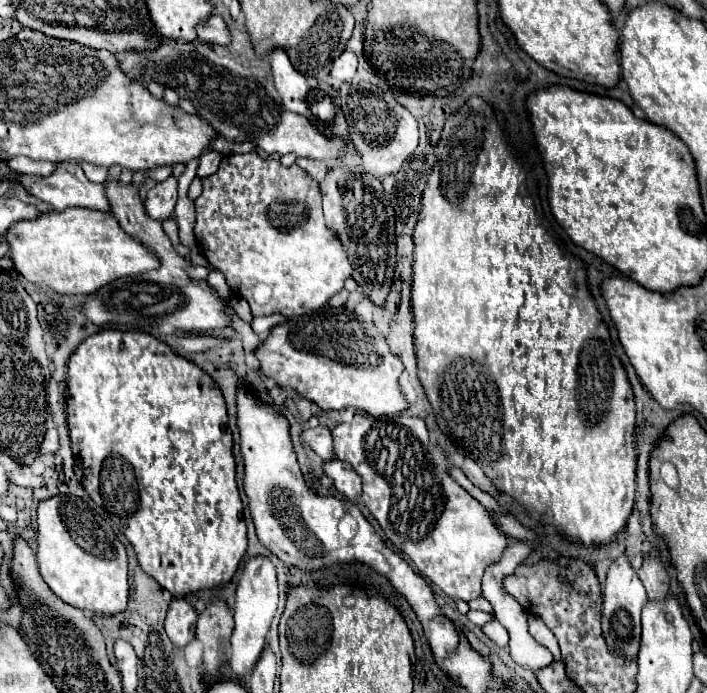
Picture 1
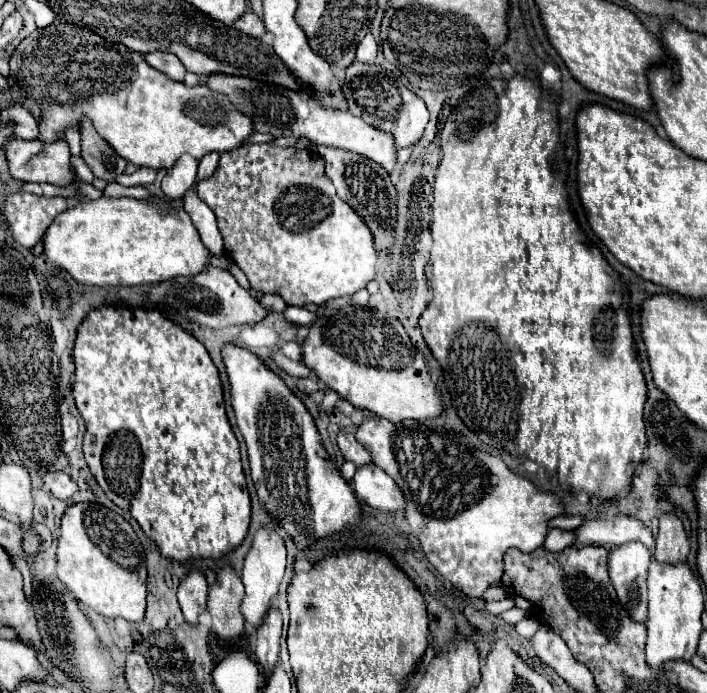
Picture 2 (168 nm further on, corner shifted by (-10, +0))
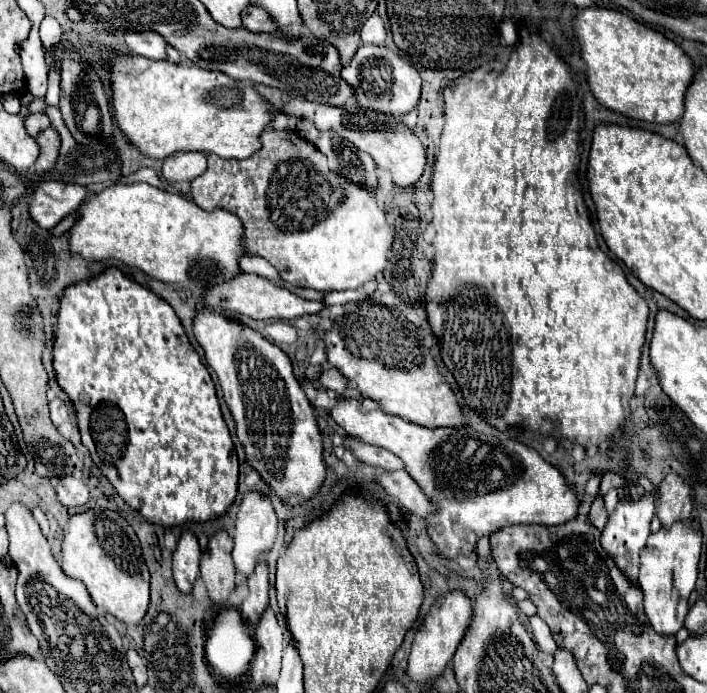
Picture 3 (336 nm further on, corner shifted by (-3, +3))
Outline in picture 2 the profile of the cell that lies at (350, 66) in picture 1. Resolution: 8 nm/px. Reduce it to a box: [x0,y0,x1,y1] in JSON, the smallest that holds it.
[356,34,376,64]

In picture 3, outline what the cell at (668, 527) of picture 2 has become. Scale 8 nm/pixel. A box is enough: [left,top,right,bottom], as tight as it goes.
[657,473,691,525]

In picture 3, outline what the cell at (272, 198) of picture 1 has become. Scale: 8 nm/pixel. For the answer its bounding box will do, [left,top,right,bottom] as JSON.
[191,129,395,291]

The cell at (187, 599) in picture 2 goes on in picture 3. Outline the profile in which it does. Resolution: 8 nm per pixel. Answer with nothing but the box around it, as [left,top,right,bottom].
[173,531,201,593]

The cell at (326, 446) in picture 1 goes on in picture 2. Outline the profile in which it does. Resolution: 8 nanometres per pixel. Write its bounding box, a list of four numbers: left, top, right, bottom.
[336,430,370,466]

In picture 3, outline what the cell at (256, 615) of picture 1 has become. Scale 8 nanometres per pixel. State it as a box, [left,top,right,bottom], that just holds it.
[233,491,277,577]

